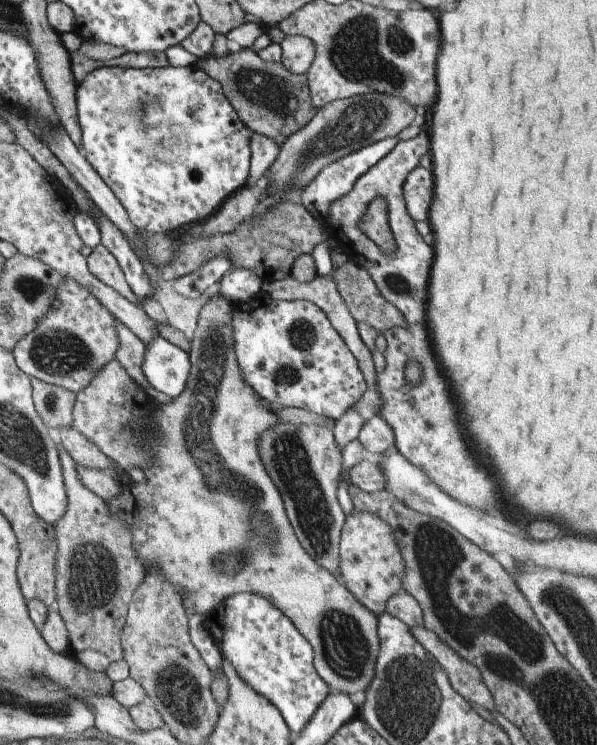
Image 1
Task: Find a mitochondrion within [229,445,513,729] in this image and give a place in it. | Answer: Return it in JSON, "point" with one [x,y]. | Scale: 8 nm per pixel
{"point":[344,647]}

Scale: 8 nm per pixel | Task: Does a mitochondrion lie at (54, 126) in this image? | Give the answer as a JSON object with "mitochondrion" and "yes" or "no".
{"mitochondrion":"no"}

